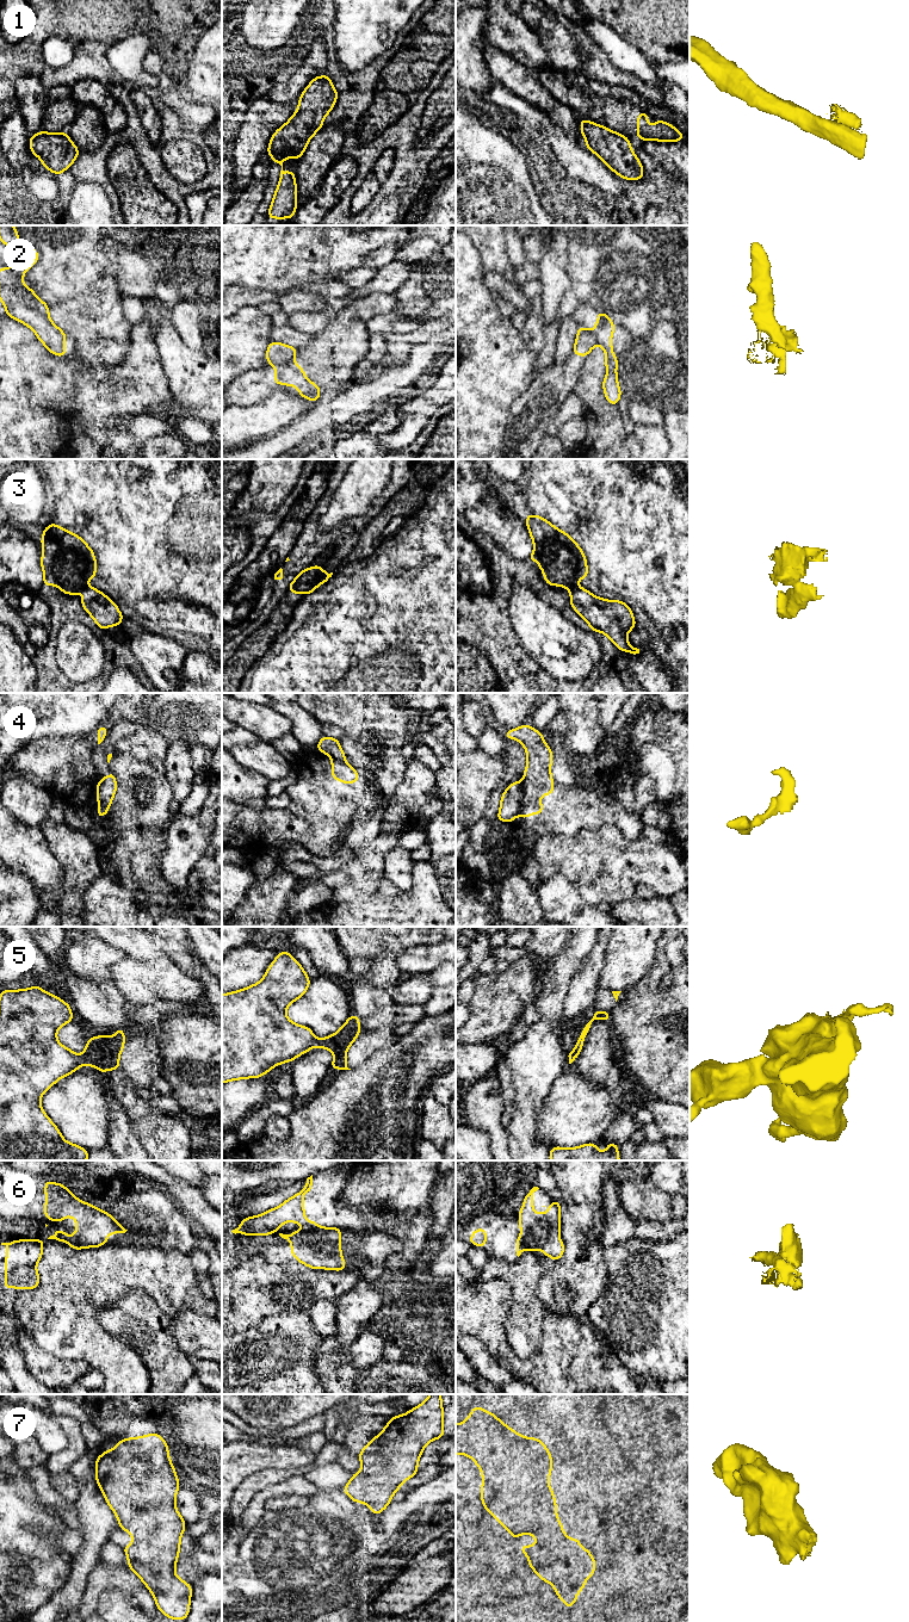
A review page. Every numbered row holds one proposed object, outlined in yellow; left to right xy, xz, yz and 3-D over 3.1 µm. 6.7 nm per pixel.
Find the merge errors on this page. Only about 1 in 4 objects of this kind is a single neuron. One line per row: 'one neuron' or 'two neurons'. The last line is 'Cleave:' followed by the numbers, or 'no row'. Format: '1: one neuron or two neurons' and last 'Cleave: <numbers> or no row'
1: two neurons
2: two neurons
3: two neurons
4: two neurons
5: two neurons
6: two neurons
7: one neuron
Cleave: 1, 2, 3, 4, 5, 6

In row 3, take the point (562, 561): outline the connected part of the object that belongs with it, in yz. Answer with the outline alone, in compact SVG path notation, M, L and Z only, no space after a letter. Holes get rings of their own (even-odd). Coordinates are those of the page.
M528 514L525 524L534 546L528 561L539 563L549 586L571 590L580 578L589 576L586 556L570 535L534 514Z

